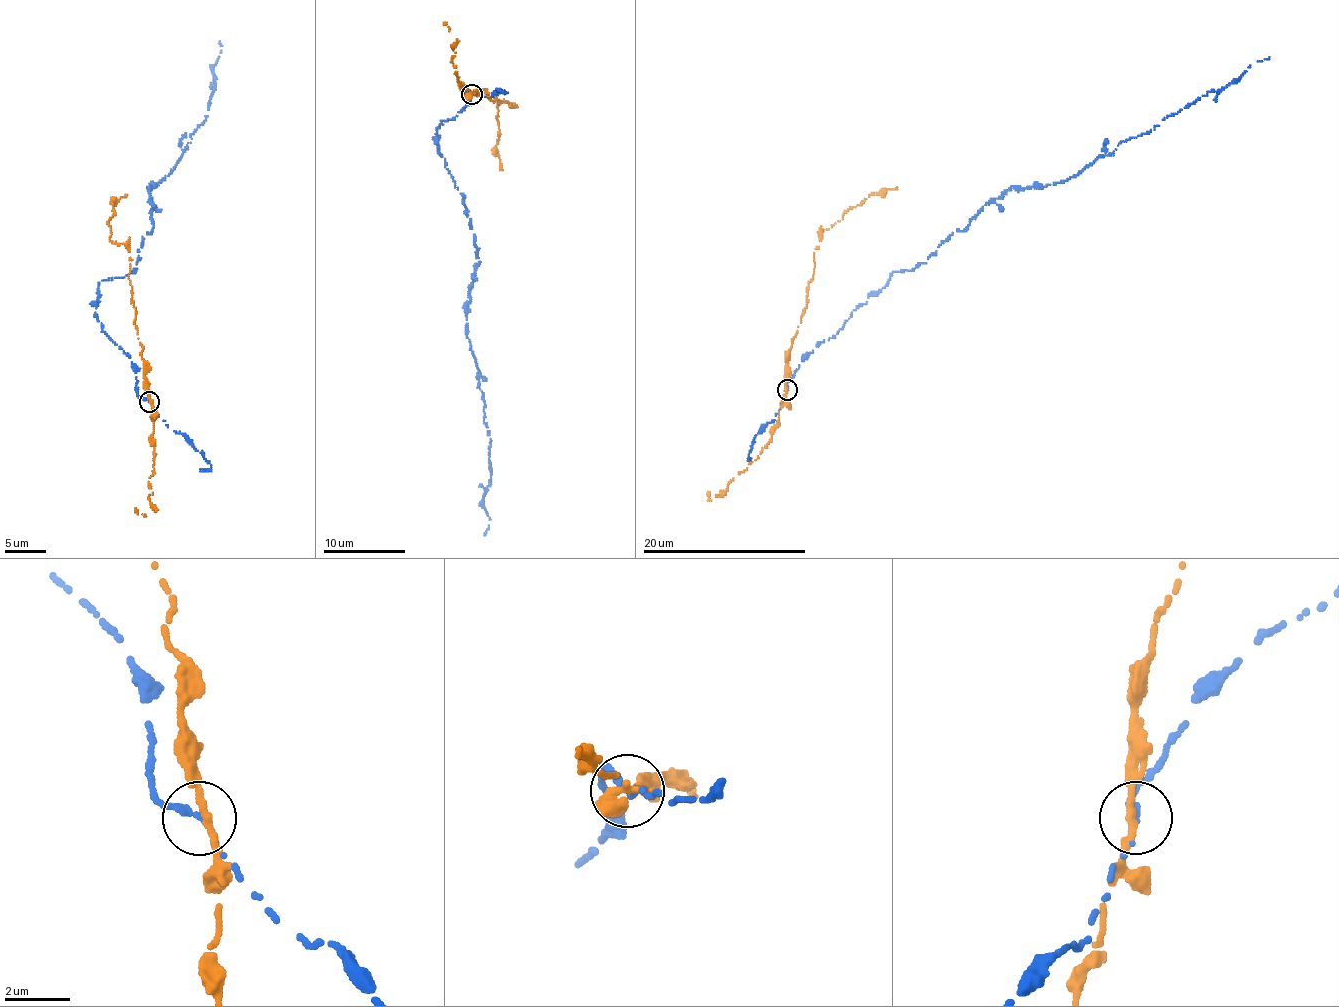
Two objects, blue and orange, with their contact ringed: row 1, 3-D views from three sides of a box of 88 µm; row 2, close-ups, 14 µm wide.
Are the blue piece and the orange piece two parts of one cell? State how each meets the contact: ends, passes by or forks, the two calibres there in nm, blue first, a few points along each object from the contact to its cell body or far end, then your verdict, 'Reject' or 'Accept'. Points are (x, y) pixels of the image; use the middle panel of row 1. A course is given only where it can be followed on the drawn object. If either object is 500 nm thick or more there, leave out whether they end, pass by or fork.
At the ring blue ends. At the ring orange passes by. Thickness 240 nm (blue) against 220 nm. Course of blue: (471, 94), (466, 88), (453, 120), (439, 124), (437, 153), (479, 248), (466, 338), (490, 439), (485, 535). Course of orange: (472, 94), (485, 91), (488, 99), (511, 105), (507, 101), (497, 104), (500, 134), (496, 145), (502, 170). Reject

